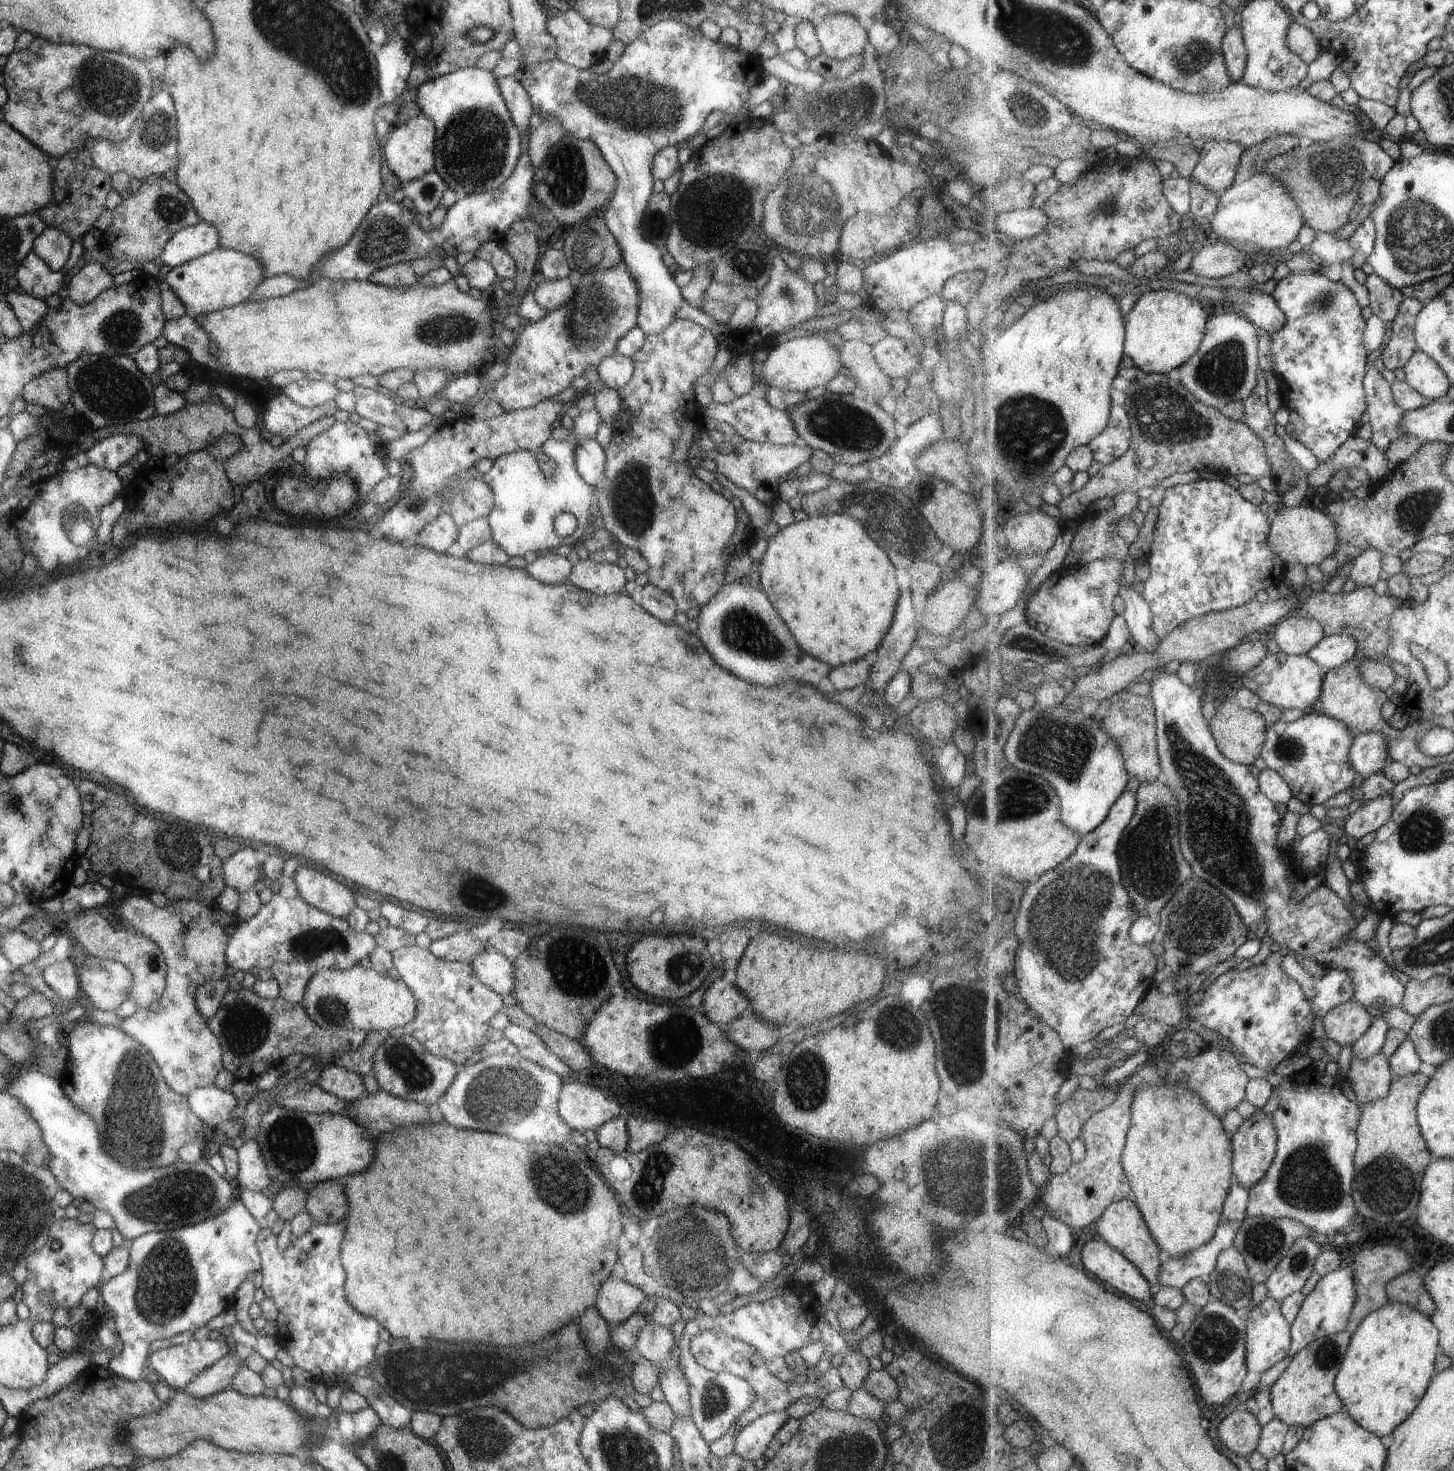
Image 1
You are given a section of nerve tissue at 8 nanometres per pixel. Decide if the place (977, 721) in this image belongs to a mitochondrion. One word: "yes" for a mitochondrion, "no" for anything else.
no

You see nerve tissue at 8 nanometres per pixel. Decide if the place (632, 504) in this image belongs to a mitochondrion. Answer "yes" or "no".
yes

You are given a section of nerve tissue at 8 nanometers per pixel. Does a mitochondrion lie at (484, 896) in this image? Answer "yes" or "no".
yes

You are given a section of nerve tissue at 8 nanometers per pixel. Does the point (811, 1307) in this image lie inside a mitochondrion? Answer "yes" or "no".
no

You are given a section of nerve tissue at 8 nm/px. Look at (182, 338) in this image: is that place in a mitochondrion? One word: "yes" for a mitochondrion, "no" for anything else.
no

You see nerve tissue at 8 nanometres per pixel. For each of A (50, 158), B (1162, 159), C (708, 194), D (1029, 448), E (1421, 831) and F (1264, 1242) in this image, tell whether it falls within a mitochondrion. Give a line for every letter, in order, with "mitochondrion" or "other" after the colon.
A: other
B: other
C: mitochondrion
D: mitochondrion
E: mitochondrion
F: mitochondrion

